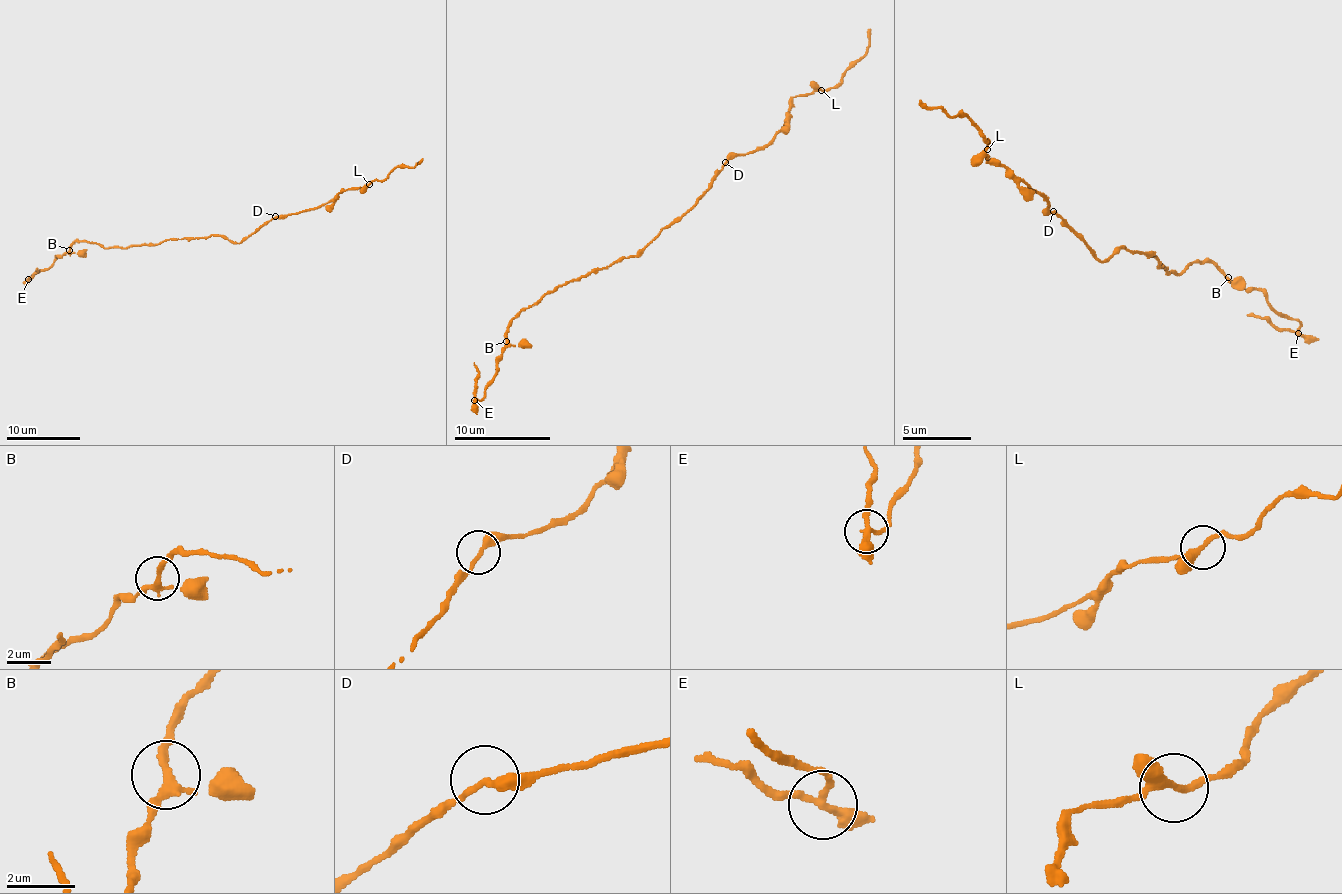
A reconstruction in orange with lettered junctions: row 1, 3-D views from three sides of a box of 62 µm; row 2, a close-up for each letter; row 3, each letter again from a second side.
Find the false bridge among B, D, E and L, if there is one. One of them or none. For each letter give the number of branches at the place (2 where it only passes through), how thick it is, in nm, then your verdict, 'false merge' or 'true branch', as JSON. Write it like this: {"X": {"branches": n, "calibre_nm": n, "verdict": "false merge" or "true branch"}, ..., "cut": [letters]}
{"B": {"branches": 3, "calibre_nm": 240, "verdict": "true branch"}, "D": {"branches": 2, "calibre_nm": 280, "verdict": "true branch"}, "E": {"branches": 3, "calibre_nm": 240, "verdict": "false merge"}, "L": {"branches": 3, "calibre_nm": 240, "verdict": "true branch"}, "cut": ["E"]}

